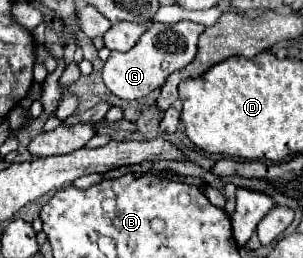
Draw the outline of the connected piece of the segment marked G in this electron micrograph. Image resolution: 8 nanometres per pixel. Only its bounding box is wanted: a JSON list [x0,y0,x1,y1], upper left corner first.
[102,21,204,101]

